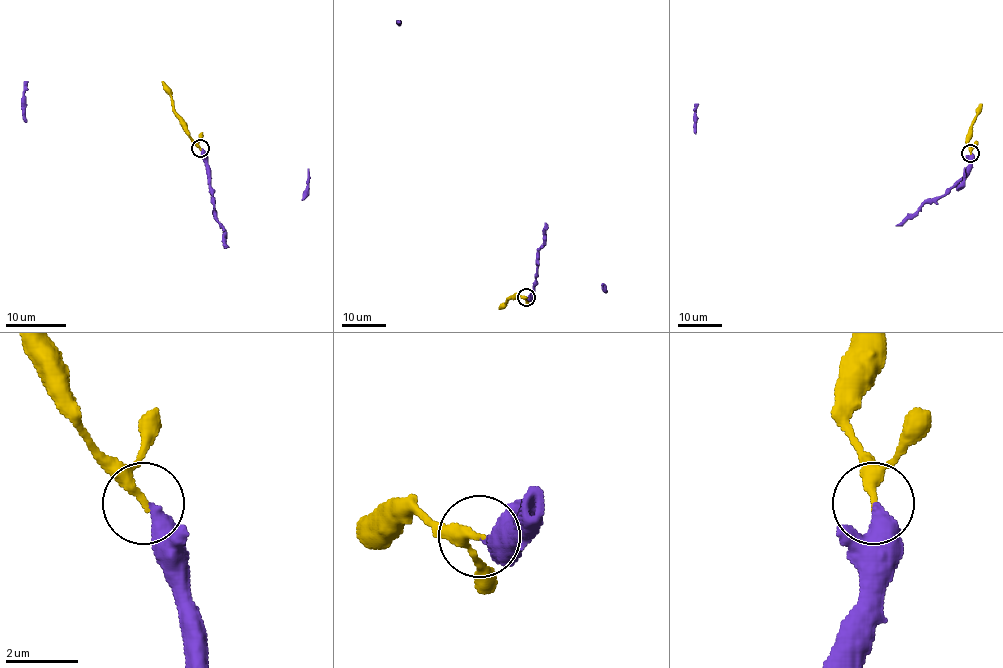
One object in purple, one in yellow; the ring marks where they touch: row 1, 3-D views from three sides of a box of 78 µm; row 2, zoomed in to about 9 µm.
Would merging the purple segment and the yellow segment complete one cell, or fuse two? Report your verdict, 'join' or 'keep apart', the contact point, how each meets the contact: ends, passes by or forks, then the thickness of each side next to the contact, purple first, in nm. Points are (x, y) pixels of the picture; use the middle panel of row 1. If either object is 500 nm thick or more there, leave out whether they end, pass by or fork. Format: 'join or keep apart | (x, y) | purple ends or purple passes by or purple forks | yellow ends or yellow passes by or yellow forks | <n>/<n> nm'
join | (526, 297) | purple ends | yellow passes by | 400/200 nm

